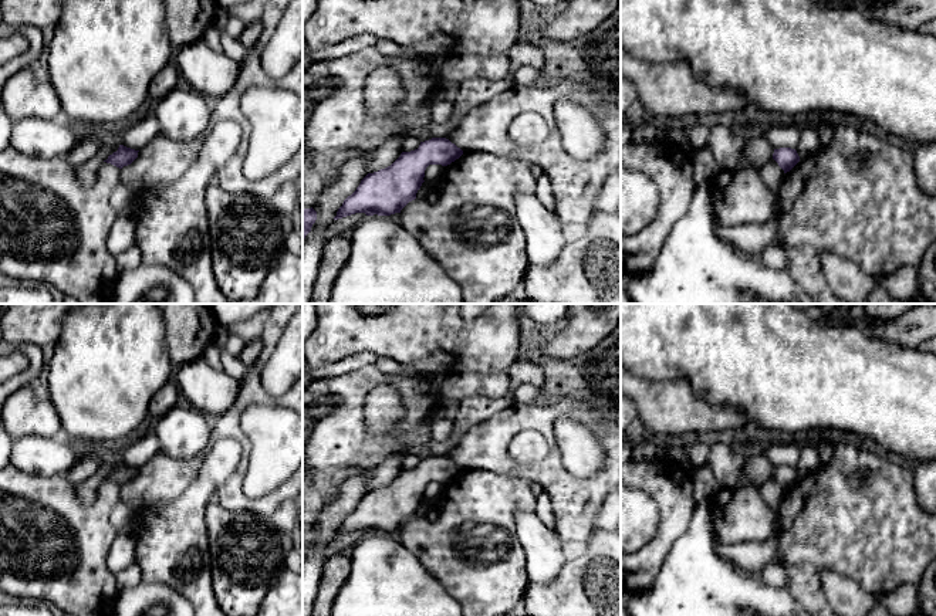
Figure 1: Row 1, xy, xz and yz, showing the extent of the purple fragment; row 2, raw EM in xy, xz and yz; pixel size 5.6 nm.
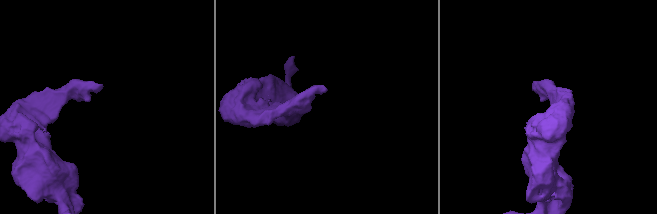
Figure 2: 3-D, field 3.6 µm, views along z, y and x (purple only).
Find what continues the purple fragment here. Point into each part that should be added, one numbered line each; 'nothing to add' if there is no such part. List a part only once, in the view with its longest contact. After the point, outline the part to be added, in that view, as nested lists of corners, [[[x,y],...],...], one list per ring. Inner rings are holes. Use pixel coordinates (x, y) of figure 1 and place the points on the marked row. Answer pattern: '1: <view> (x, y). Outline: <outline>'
nothing to add

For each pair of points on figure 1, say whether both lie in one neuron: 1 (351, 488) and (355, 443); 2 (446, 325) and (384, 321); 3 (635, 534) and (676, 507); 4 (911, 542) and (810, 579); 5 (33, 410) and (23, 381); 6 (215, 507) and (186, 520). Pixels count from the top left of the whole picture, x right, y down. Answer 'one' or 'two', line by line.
1: two
2: one
3: two
4: one
5: two
6: two

